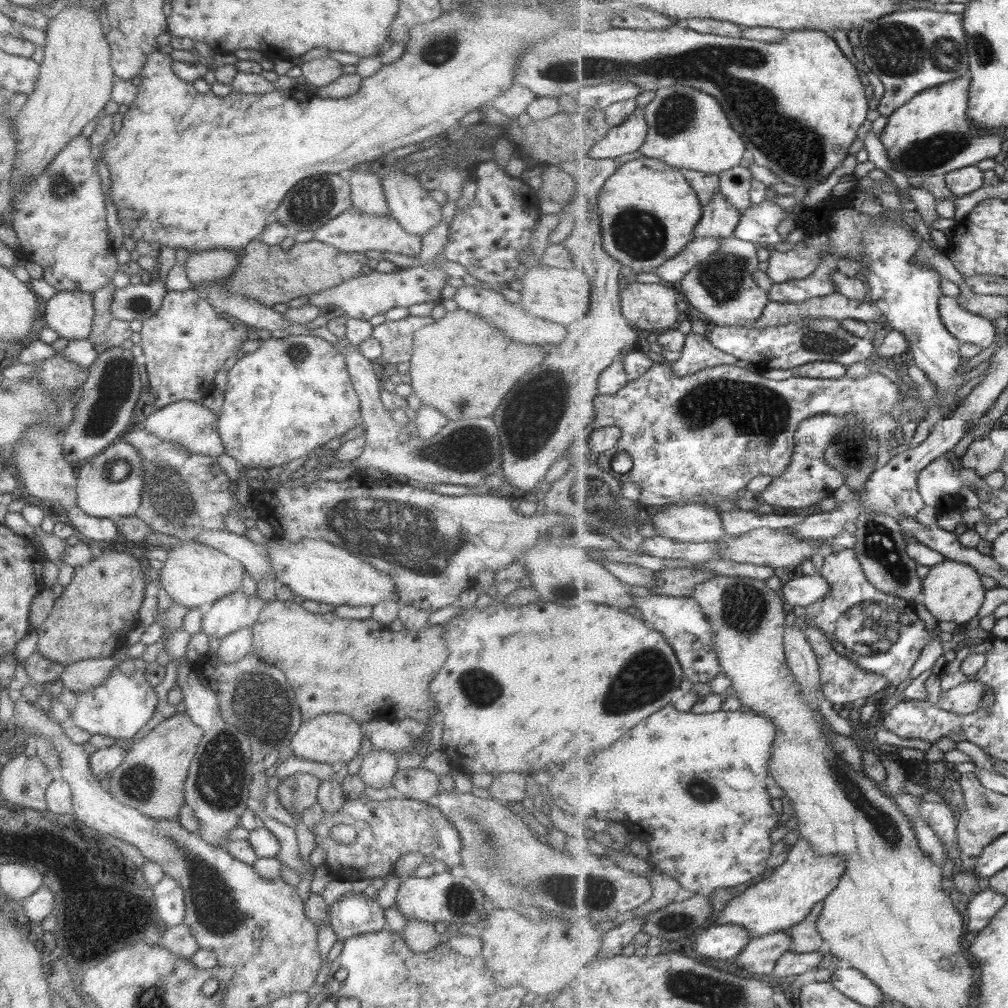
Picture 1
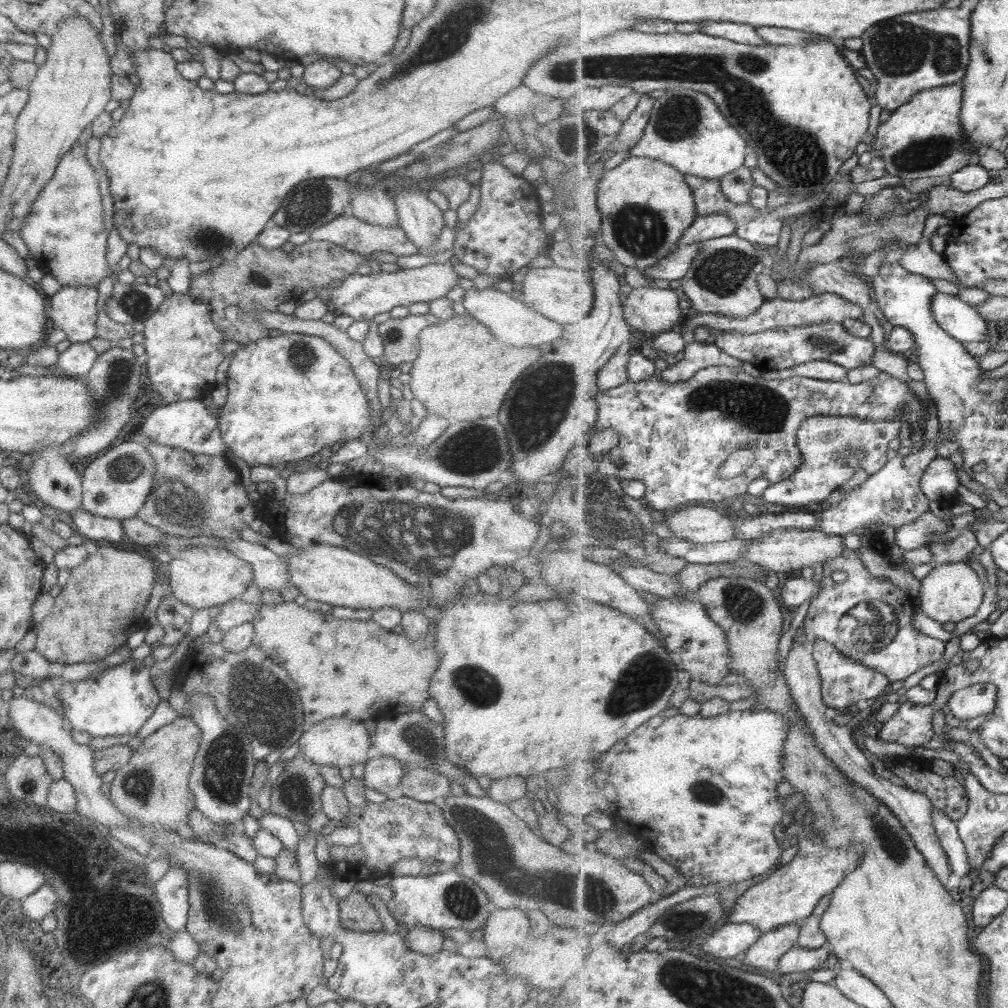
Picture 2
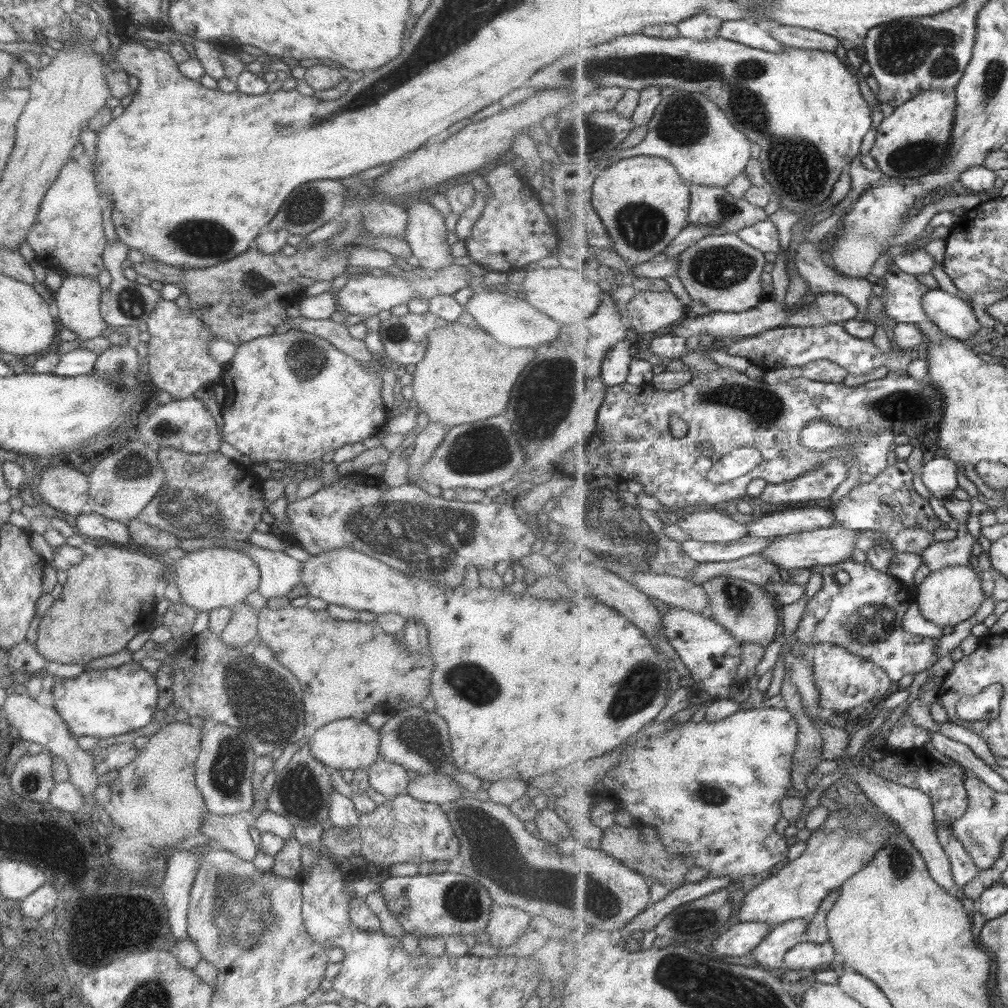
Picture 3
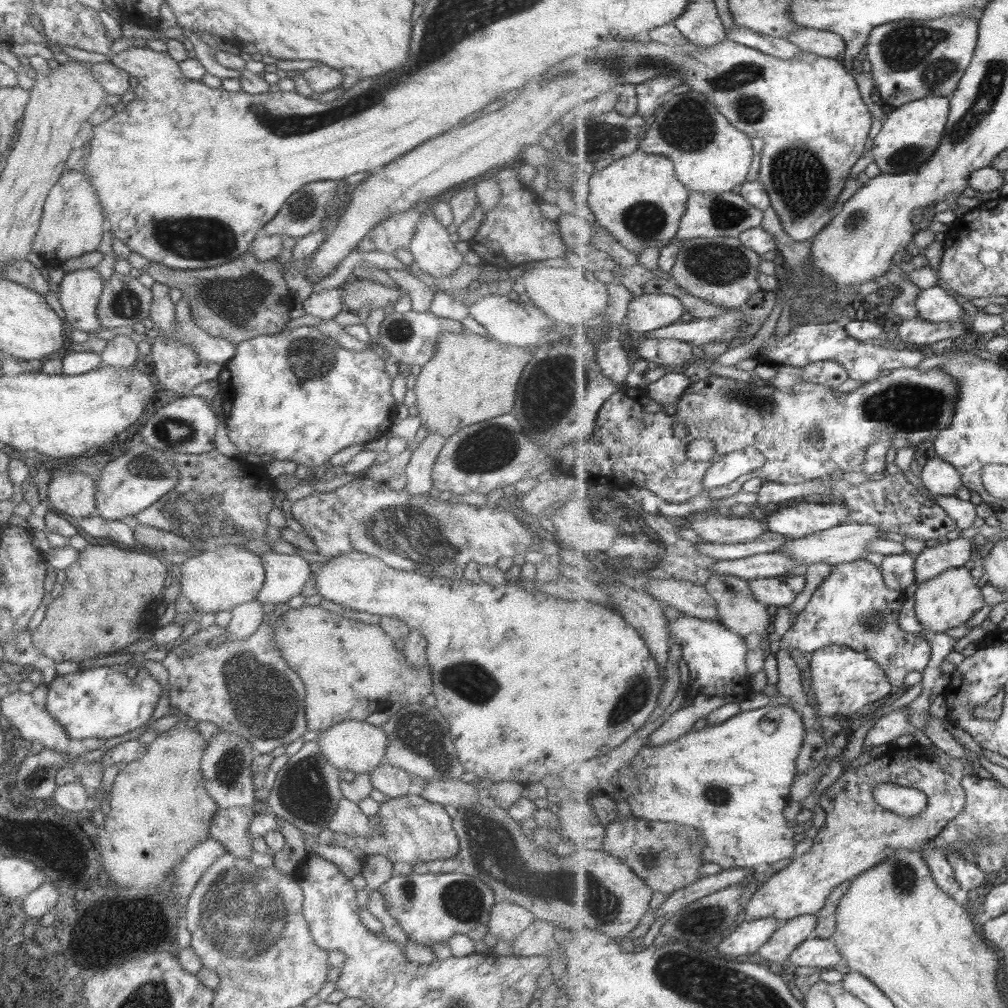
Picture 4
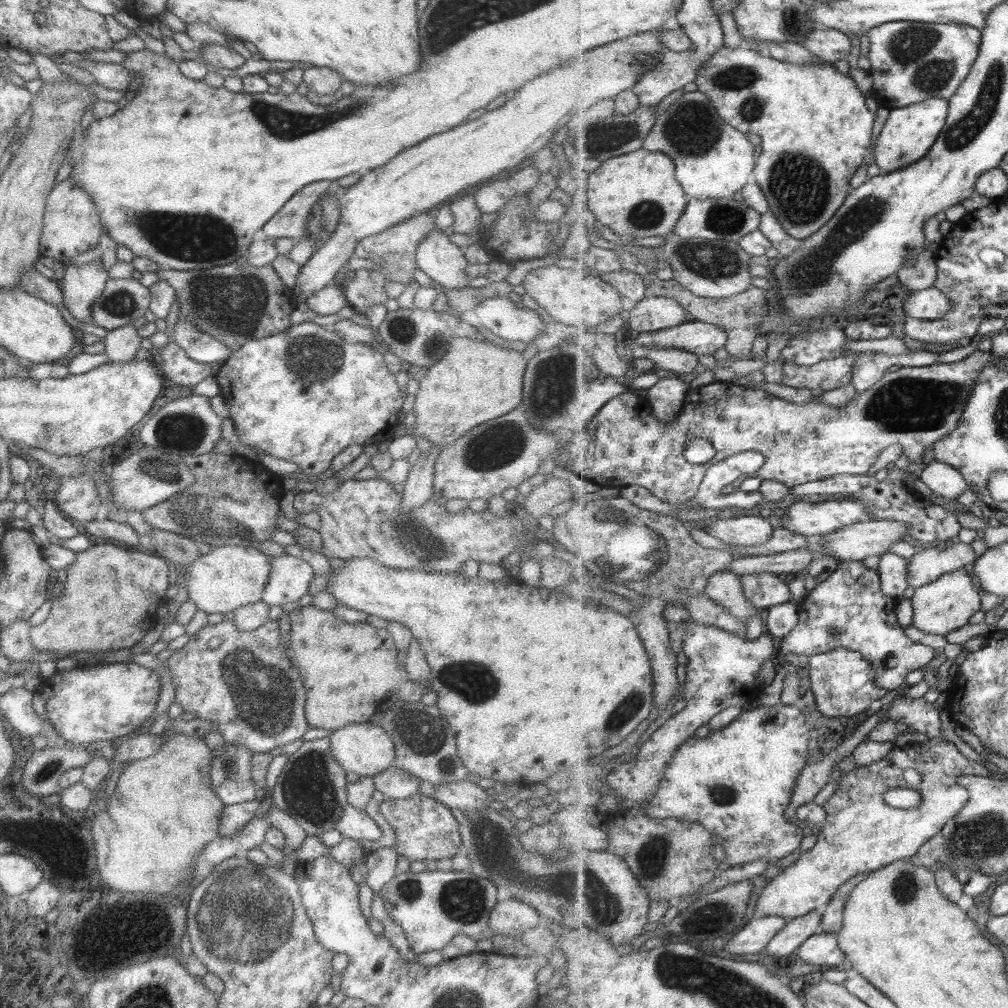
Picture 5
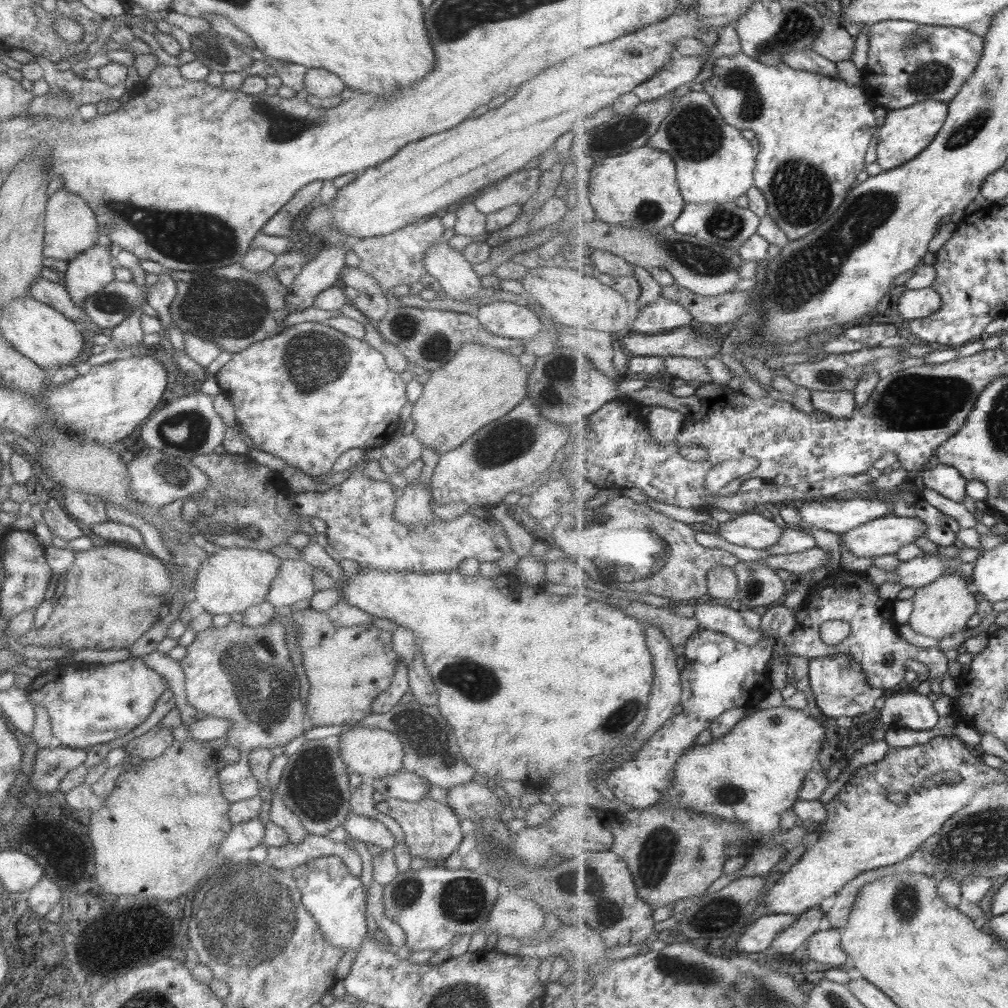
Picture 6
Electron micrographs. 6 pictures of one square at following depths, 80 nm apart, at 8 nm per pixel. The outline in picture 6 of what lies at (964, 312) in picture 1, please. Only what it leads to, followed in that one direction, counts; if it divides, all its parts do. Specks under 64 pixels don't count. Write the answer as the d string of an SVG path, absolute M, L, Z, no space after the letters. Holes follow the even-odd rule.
M932 287L921 290L908 288L898 300L898 309L909 322L924 319L939 312L943 304L941 295Z

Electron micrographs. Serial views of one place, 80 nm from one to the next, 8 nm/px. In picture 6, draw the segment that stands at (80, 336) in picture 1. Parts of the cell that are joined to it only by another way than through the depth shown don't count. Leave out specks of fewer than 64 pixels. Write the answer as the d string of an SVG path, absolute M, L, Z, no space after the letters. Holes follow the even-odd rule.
M109 244L94 245L66 261L67 270L60 283L75 306L82 308L85 297L113 281L113 255L109 254Z

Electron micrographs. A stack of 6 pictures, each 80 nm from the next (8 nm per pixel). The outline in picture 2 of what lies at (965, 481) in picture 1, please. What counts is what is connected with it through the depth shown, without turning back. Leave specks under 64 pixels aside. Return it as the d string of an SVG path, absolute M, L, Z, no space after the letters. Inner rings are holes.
M937 456L922 475L920 485L922 492L933 502L955 496L961 482L957 477L957 468L949 457ZM929 511L927 514L922 514L911 525L904 525L900 529L901 541L899 545L904 551L915 550L929 545L927 539L932 532L948 532L949 530L945 519L943 520Z

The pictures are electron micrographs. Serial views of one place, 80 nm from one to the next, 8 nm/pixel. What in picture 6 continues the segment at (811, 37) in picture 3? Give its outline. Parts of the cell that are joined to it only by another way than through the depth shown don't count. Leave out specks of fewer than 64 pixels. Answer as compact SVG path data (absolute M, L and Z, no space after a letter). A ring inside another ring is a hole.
M829 22L812 44L812 49L825 58L841 62L841 60L851 60L853 42L854 36L851 36L841 24Z

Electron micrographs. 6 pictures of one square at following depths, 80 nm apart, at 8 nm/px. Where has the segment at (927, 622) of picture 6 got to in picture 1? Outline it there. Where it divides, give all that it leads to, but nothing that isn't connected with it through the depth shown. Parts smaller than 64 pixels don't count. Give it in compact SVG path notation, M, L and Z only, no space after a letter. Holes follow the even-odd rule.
M945 559L931 567L924 581L924 606L937 622L968 623L978 616L983 606L988 588L981 582L981 573L974 566L963 562Z

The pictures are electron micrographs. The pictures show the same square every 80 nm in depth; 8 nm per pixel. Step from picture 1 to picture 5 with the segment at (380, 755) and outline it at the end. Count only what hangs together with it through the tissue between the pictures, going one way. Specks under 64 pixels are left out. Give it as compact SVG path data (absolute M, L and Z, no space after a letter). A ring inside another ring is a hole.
M389 767L371 777L374 789L386 799L410 798L419 794L419 779L412 774Z

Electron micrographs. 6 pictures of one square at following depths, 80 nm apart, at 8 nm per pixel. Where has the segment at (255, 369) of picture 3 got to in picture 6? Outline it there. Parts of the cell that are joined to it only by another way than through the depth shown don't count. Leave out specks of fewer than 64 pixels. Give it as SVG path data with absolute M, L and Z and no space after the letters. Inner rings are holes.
M302 322L283 328L277 334L264 338L258 342L253 342L244 350L231 355L230 360L221 366L213 375L215 382L220 388L220 392L230 400L234 408L234 420L239 428L251 440L254 449L272 454L280 458L285 464L297 468L303 474L312 478L320 479L330 472L335 459L346 450L353 448L371 449L375 440L383 436L385 428L389 424L399 422L399 410L405 404L405 383L399 373L391 371L384 363L384 359L379 352L376 352L371 346L368 346L363 340L345 336L342 332L331 328L324 322Z

